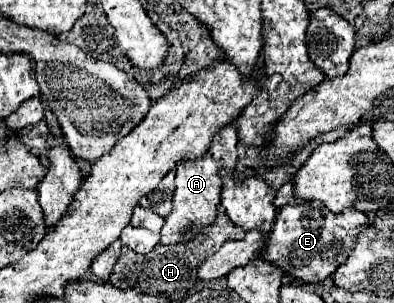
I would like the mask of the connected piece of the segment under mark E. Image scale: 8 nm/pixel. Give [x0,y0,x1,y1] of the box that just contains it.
[264,202,368,282]

